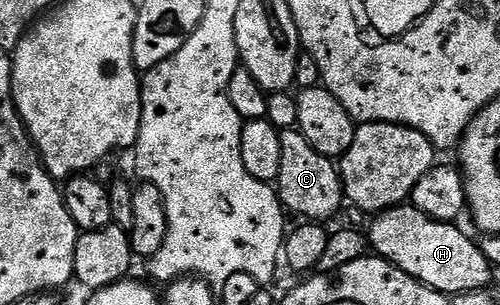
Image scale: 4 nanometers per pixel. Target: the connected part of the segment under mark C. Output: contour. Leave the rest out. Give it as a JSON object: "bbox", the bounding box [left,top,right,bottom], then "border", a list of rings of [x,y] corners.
{"bbox":[276,130,344,223],"border":[[[282,130],[280,137],[282,148],[282,162],[280,173],[277,176],[276,184],[278,197],[281,204],[288,212],[293,212],[317,223],[328,221],[344,204],[344,185],[341,182],[341,175],[334,160],[320,155],[300,130]]]}

